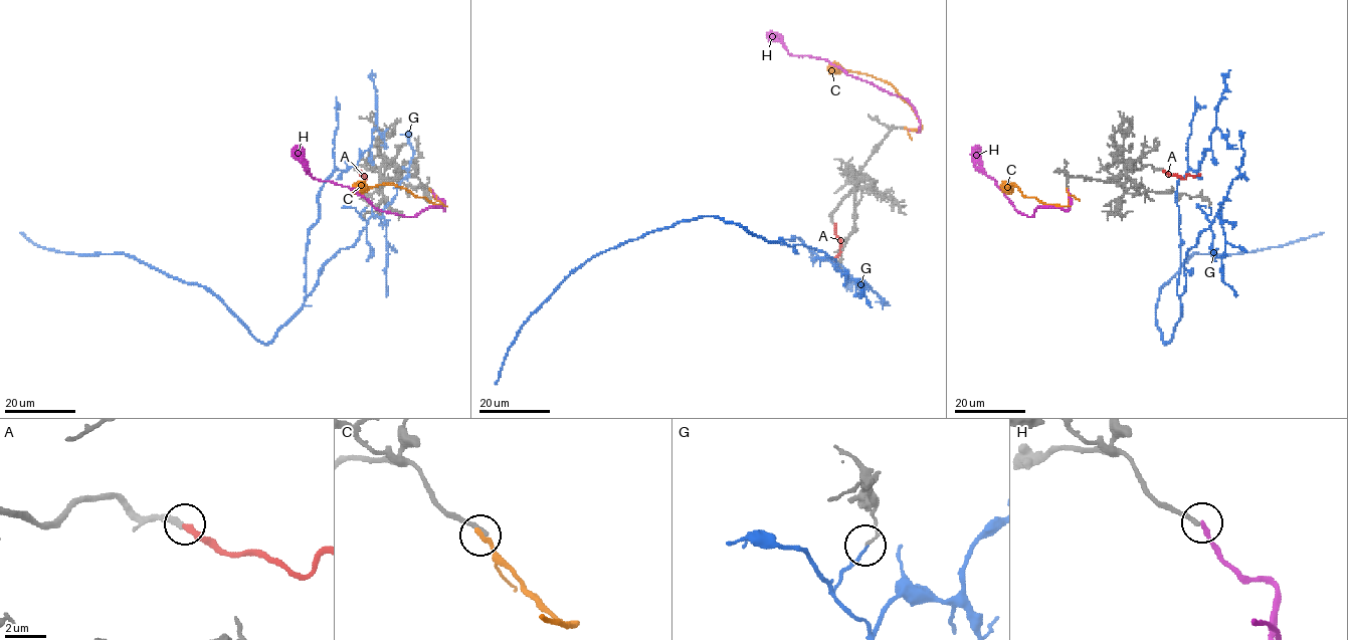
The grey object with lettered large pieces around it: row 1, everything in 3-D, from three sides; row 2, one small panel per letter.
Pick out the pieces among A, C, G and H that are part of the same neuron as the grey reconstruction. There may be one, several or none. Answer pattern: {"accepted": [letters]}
{"accepted": ["A", "H"]}

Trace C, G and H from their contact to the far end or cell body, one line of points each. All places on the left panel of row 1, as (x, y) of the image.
C: (429, 190), (446, 205), (432, 204), (390, 183), (352, 186)
G: (366, 207), (358, 240), (328, 260), (305, 304), (266, 344), (196, 283), (122, 254), (39, 246), (20, 232)
H: (431, 189), (444, 210), (424, 209), (412, 217), (383, 211), (347, 187), (315, 180), (291, 150)

